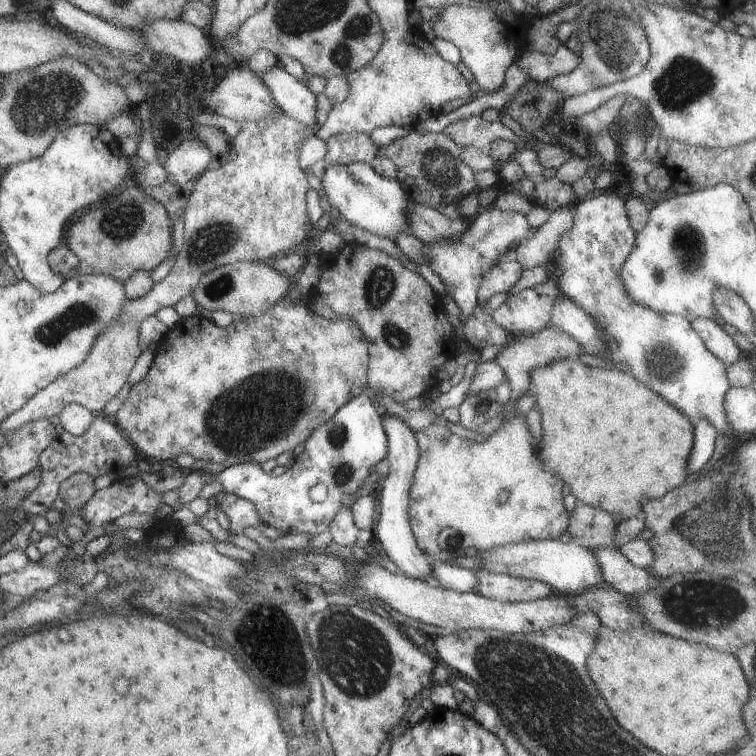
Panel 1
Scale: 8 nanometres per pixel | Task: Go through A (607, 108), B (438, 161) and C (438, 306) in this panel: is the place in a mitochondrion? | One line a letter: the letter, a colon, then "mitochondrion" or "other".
A: other
B: mitochondrion
C: other

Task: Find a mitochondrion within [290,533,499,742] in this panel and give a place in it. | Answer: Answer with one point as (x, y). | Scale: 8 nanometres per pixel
(357, 659)

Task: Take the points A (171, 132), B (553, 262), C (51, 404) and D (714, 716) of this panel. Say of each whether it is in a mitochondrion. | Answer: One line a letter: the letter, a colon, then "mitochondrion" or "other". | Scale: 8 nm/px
A: other
B: other
C: other
D: other

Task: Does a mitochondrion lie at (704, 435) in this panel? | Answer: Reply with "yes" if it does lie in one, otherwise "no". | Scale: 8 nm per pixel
no

